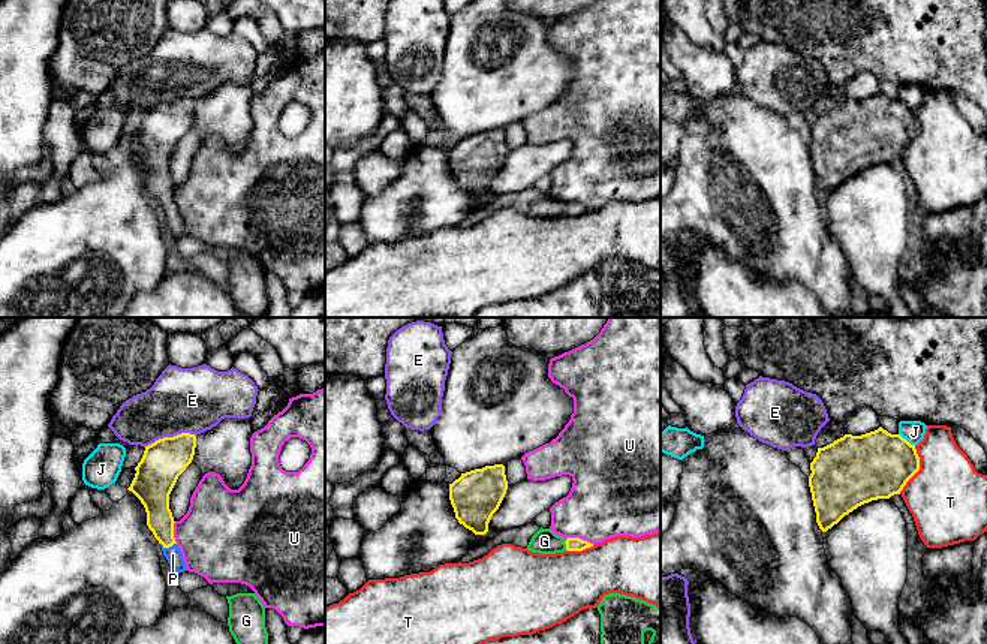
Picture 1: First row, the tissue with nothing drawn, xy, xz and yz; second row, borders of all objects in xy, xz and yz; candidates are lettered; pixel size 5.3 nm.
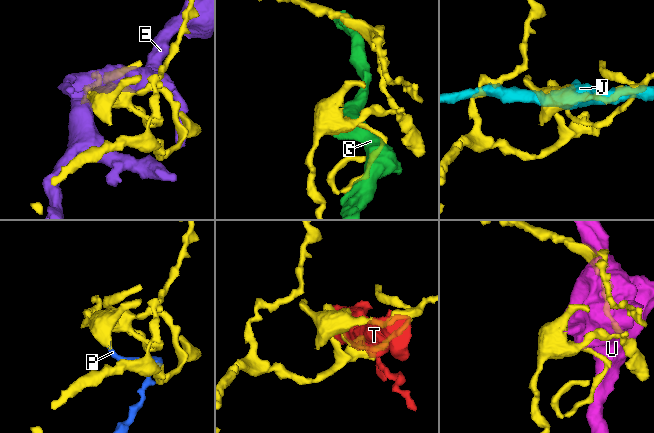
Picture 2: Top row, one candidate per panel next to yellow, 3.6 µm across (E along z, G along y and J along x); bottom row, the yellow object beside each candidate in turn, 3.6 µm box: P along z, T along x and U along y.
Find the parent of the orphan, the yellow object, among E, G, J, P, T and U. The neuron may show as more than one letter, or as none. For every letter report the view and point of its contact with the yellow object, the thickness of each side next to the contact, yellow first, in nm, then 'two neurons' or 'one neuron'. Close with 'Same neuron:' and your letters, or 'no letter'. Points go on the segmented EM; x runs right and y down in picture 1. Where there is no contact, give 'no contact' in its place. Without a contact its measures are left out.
E: xy (169, 438) | 220/360 nm | two neurons
G: xz (566, 545) | 80/140 nm | two neurons
J: yz (905, 439) | 360/120 nm | two neurons
P: xy (168, 547) | 140/90 nm | one neuron
T: yz (918, 469) | 360/420 nm | two neurons
U: xz (578, 538) | 80/400 nm | two neurons
Same neuron: P

